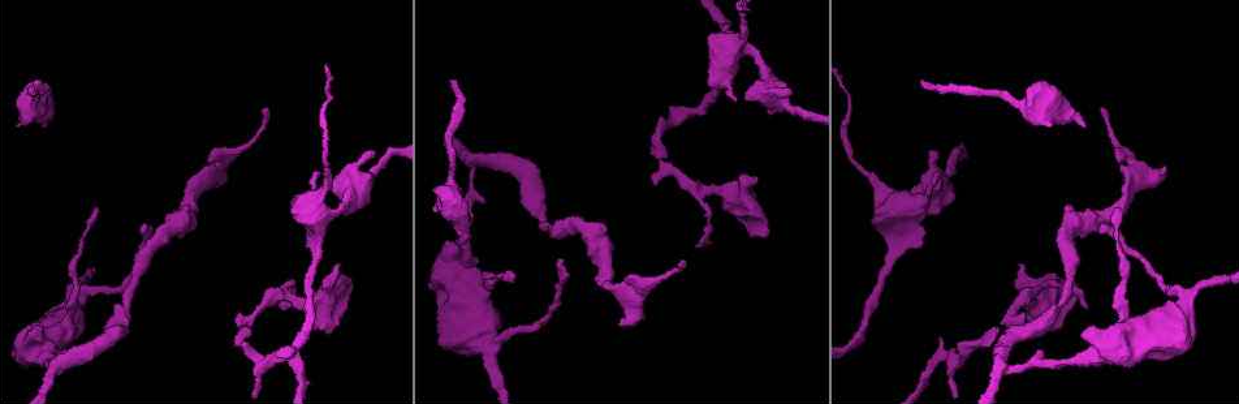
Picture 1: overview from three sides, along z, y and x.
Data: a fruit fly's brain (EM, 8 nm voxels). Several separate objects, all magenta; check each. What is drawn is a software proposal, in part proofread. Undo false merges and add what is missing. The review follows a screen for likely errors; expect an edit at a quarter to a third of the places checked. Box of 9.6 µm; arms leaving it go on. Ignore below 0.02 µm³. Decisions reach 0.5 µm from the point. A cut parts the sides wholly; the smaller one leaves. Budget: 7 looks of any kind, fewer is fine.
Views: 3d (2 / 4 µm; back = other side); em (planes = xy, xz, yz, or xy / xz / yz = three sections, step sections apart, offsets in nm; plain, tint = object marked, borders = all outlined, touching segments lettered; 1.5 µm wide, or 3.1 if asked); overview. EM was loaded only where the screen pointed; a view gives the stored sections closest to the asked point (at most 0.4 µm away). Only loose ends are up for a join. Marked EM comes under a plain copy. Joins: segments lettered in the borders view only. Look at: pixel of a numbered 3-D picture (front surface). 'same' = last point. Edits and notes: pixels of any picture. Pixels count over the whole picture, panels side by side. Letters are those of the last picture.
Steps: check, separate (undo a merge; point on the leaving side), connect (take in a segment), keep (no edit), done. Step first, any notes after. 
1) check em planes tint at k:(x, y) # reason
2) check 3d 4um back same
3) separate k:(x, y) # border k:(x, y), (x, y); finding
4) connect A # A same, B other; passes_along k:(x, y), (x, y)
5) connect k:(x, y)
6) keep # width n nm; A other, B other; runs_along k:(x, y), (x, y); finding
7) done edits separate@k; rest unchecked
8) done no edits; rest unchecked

check 3d 2um at 1:(473, 160) # abrupt turn

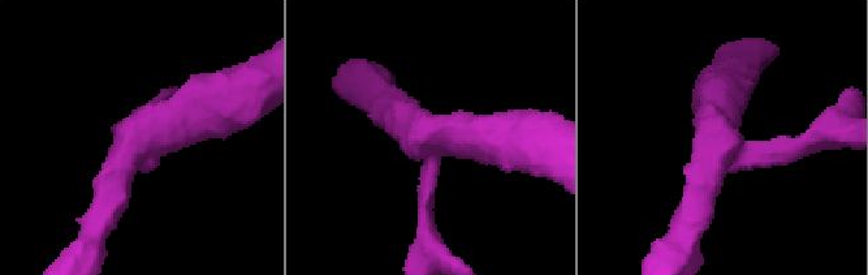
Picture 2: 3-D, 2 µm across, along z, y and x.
check em planes tint at 2:(432, 139)

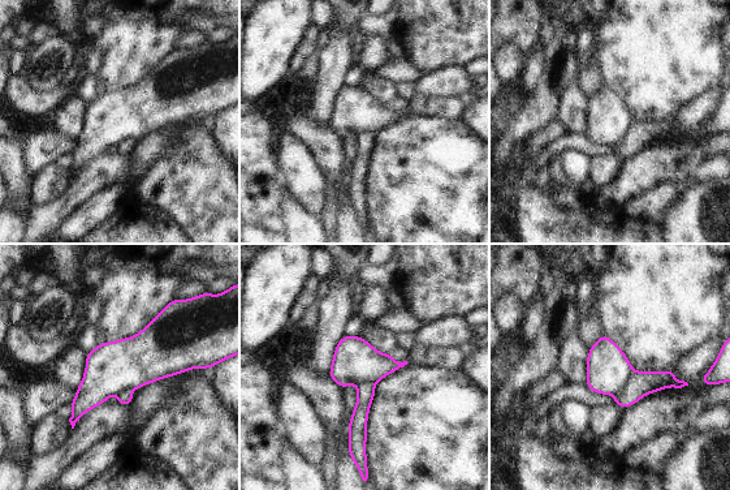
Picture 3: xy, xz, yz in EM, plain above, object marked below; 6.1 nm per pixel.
check em planes borders same # what lies round it

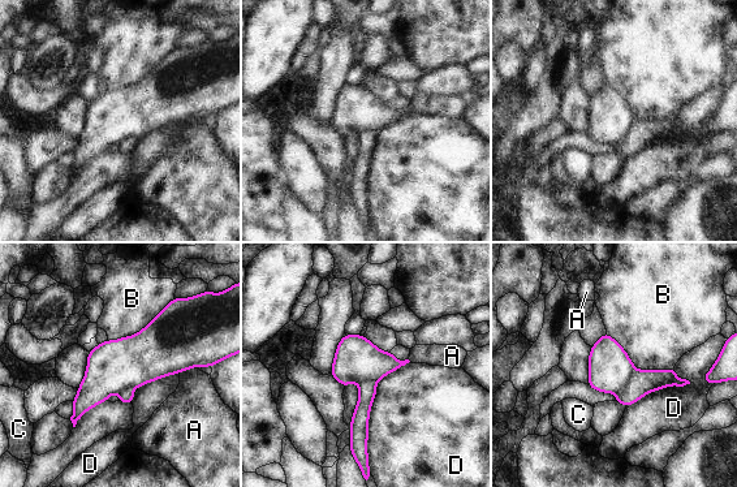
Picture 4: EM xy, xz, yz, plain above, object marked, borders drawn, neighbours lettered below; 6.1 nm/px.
separate 4:(610, 367) # A other, B other, C other, D other; border 4:(636, 370), (629, 382), (616, 393); two neurons meet here

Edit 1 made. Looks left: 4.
check em yz step 8 borders at 1:(1086, 126) # free end

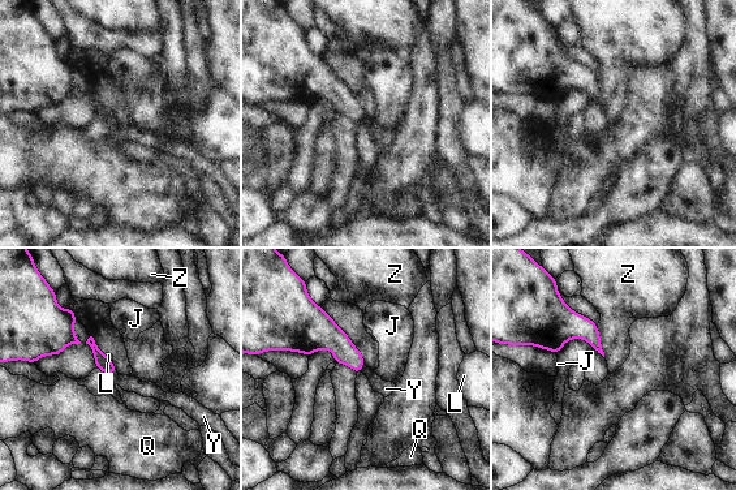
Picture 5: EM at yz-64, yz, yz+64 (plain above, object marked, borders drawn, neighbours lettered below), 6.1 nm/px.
connect Y # longest_contact Z 200 nm; J other, L other, Q other, Y same, Z other; passes_along 5:(332, 339), (361, 366), (386, 389); the neuron continues

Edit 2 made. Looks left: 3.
check 3d 2um at 1:(33, 85) # branch stops here

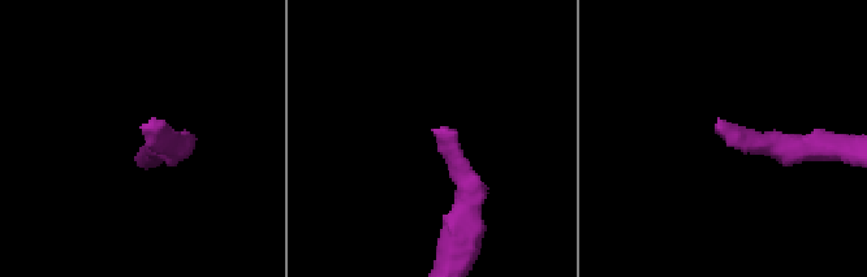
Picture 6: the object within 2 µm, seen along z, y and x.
check em xz step 8 tint at 6:(143, 127) # shape alone is not enough

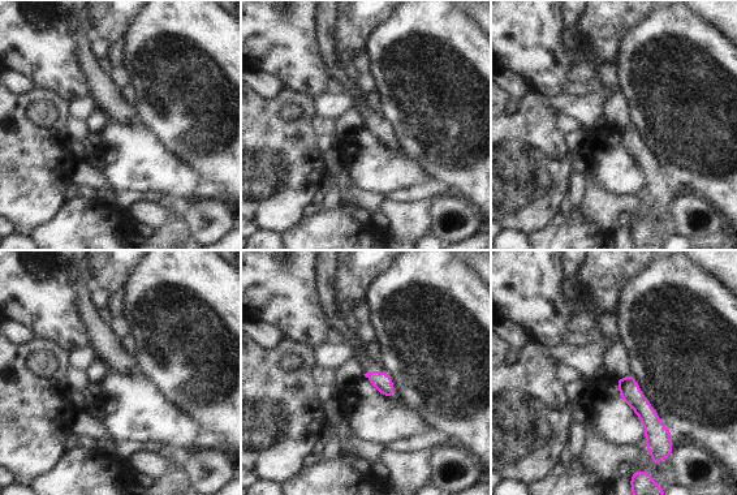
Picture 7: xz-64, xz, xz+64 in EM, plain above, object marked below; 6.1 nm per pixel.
check em planes borders same # cut it another way

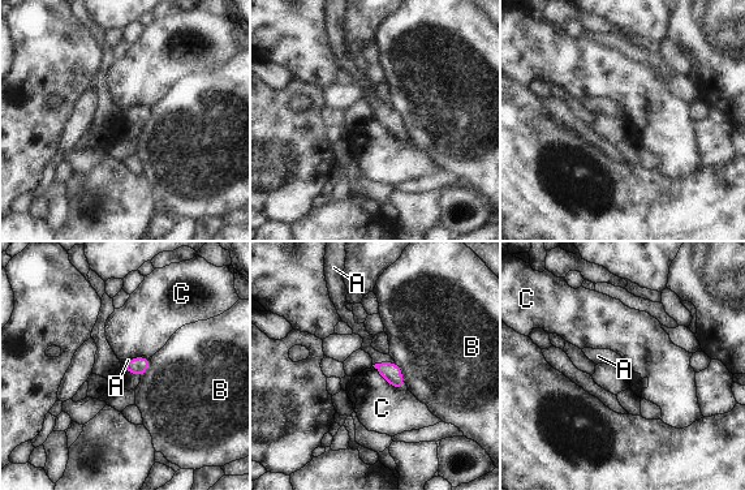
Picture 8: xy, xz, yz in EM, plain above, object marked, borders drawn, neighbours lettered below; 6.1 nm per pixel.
connect A # longest_contact C 200 nm; A same, B other, C other; passes_along 8:(390, 372), (384, 361), (378, 357); it goes on there

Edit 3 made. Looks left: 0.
done edits separate@4, connect@5, connect@8; rest unchecked

